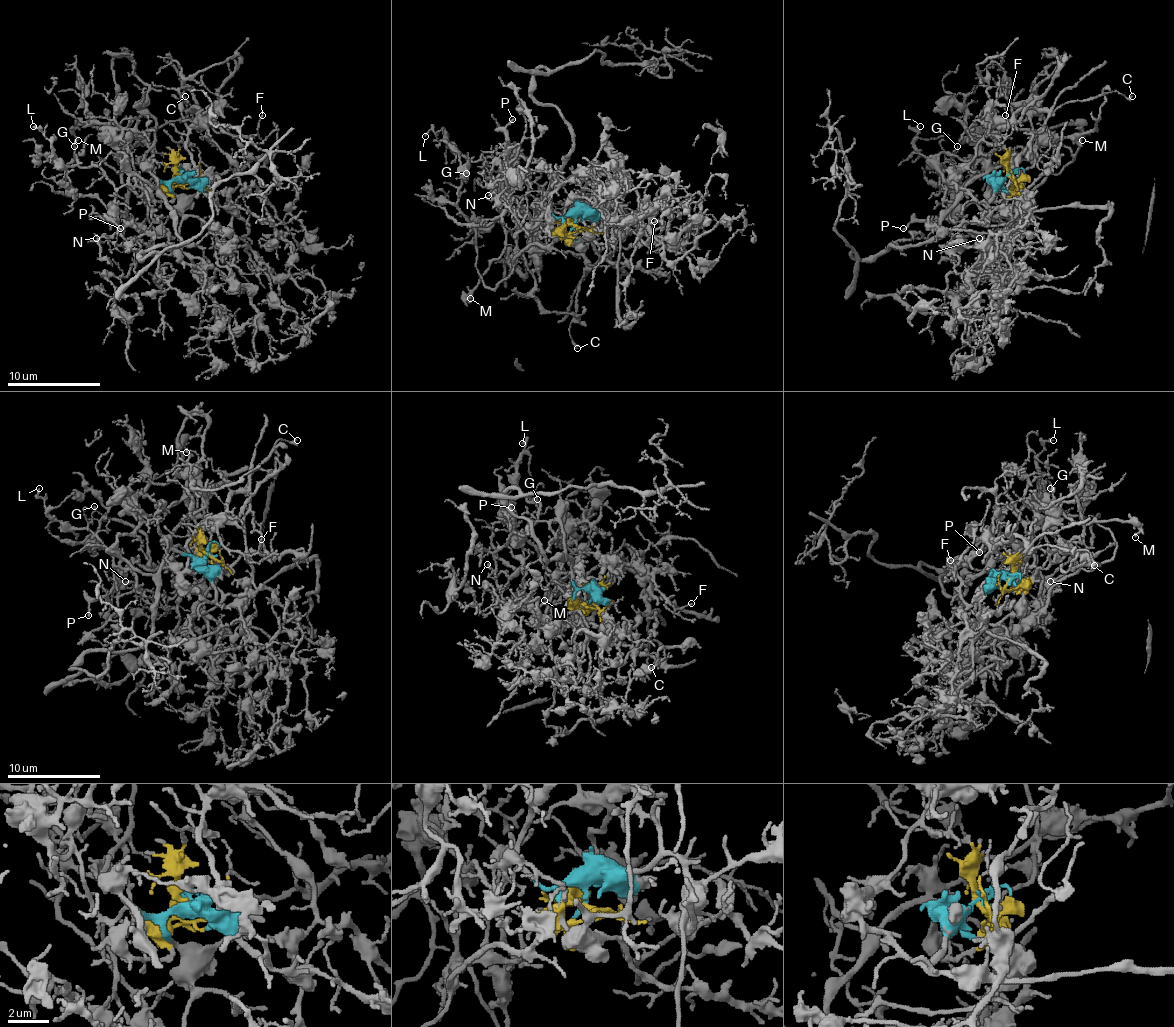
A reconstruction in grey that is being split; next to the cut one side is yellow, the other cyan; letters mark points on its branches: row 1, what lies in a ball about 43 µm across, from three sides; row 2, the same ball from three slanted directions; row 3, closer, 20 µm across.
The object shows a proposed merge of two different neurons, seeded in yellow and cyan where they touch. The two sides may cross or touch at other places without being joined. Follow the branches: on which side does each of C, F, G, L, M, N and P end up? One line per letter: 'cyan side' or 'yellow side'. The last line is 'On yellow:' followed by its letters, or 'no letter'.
C: cyan side
F: cyan side
G: cyan side
L: cyan side
M: cyan side
N: yellow side
P: cyan side
On yellow: N

